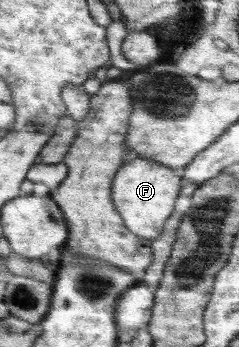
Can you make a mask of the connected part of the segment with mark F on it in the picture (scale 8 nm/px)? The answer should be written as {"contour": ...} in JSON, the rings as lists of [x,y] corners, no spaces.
{"contour":[[[131,157],[117,170],[110,196],[124,226],[136,236],[151,241],[162,234],[166,220],[174,211],[181,186],[182,177],[176,175],[174,169],[150,159]]]}

